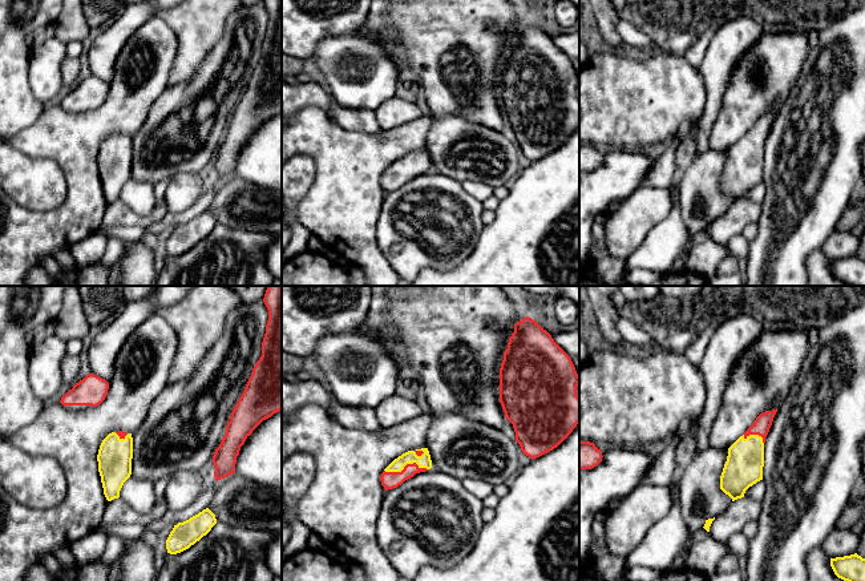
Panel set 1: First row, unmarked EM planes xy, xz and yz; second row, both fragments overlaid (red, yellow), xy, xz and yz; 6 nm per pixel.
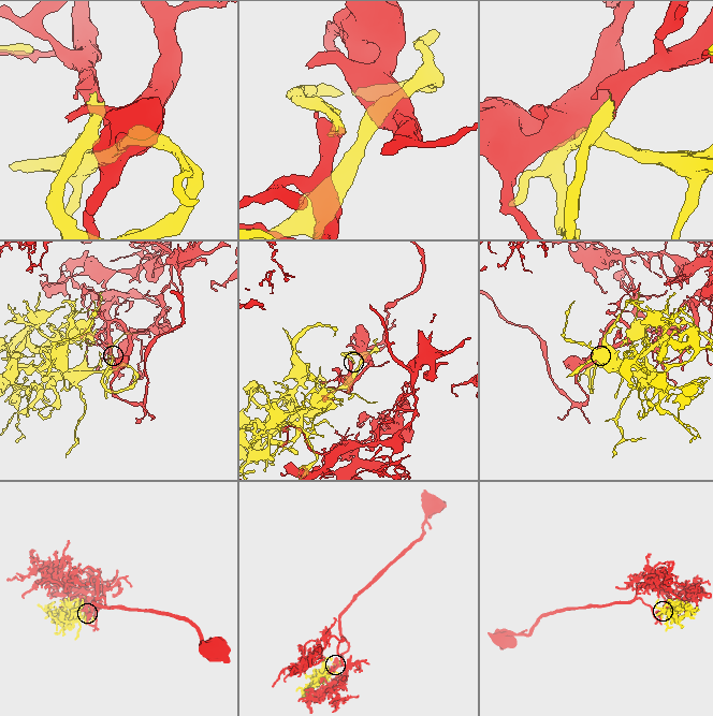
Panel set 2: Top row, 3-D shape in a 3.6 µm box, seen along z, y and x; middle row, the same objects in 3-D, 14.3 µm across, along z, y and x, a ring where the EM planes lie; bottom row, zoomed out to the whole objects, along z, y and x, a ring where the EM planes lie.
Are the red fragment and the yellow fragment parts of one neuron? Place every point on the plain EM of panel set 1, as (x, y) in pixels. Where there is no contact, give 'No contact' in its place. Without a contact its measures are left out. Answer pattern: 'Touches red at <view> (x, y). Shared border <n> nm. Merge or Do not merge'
Touches red at xz (405, 168). Shared border 260 nm. Merge

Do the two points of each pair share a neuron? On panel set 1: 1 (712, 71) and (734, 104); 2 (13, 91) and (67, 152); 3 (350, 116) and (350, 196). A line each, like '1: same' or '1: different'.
1: different
2: different
3: different

